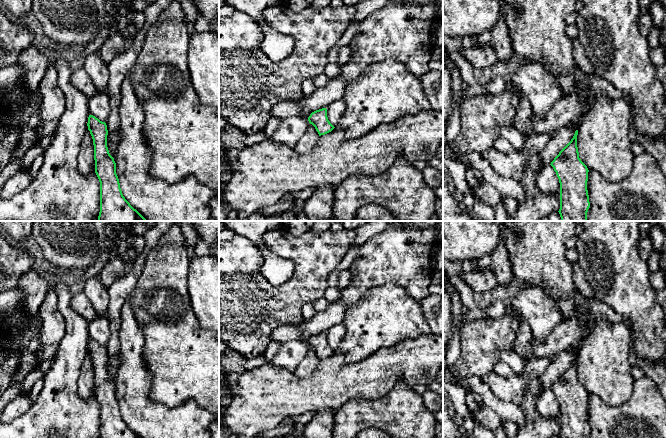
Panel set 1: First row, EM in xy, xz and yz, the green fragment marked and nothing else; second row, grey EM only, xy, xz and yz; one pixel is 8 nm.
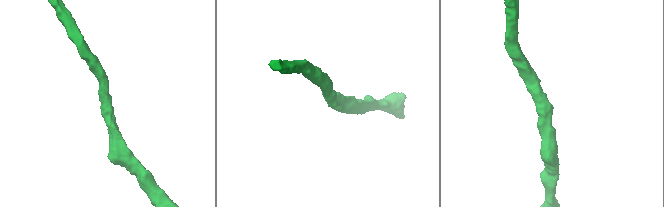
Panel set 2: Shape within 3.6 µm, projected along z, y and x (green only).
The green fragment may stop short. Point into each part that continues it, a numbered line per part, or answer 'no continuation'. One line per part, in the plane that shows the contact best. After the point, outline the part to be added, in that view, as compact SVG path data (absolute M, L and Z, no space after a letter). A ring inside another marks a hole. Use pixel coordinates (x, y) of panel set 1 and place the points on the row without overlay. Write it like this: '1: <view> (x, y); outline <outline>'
no continuation

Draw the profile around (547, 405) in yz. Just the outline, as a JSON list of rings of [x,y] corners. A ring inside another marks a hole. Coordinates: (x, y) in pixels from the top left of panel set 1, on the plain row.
[[[551,389],[536,398],[536,408],[541,416],[547,418],[554,418],[560,413],[559,403]]]

